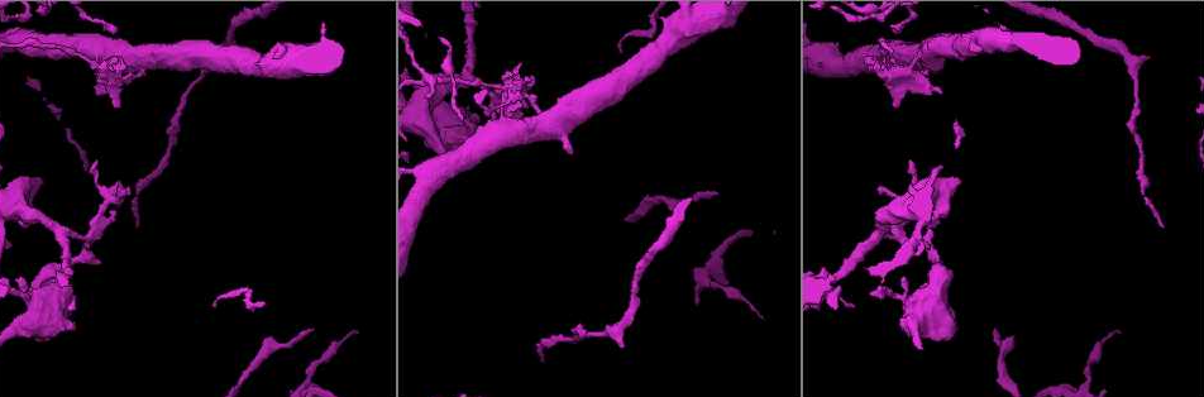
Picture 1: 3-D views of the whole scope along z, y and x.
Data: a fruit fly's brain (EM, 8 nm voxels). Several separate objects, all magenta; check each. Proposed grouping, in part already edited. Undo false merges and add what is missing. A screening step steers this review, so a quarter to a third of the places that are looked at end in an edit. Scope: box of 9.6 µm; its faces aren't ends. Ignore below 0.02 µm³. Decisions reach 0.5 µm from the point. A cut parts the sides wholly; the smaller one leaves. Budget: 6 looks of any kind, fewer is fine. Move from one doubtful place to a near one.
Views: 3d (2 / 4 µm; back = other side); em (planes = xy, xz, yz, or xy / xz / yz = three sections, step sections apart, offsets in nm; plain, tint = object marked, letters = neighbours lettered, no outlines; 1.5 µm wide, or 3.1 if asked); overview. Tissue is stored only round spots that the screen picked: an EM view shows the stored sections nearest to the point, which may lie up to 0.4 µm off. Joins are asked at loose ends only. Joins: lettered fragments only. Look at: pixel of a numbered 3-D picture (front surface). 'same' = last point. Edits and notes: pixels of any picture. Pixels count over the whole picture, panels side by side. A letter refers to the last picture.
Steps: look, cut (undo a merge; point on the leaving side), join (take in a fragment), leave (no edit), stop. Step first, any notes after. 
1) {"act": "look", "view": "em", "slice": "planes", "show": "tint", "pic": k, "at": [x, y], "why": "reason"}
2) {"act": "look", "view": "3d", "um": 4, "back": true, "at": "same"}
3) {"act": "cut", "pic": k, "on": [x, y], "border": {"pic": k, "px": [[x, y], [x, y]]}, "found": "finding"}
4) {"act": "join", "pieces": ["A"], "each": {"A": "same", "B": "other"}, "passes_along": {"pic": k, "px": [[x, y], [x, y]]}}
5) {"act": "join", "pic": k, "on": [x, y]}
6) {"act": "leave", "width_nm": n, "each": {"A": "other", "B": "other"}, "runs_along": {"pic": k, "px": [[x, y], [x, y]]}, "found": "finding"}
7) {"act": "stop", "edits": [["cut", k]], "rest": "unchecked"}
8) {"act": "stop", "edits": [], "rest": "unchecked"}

{"act": "look", "view": "3d", "um": 4, "pic": 1, "at": [721, 289], "why": "a narrow waist"}

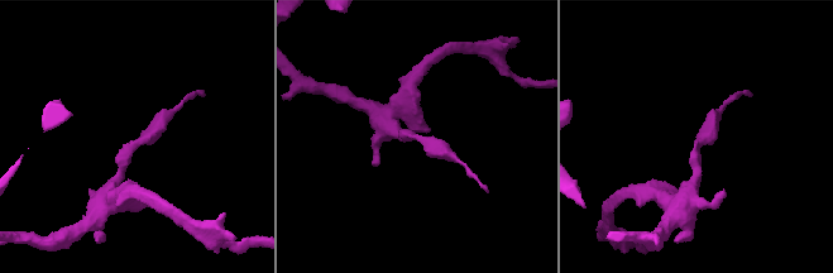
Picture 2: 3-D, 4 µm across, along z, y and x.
{"act": "look", "view": "em", "slice": "planes", "show": "letters", "pic": 2, "at": [697, 144]}

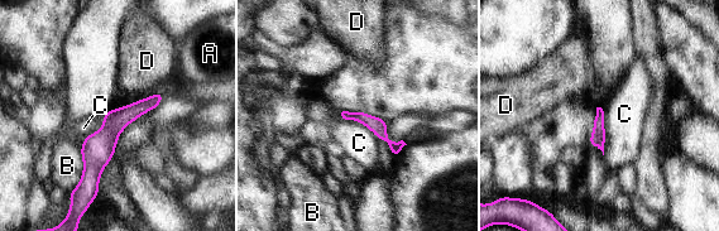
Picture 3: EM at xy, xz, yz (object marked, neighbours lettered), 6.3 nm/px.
{"act": "leave", "width_nm": 100, "each": {"A": "other", "B": "other", "C": "other", "D": "other"}, "found": "continuous, no second neuron"}

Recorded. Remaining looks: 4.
{"act": "look", "view": "em", "slice": "planes", "show": "tint", "pic": 1, "at": [997, 330], "why": "thin end"}

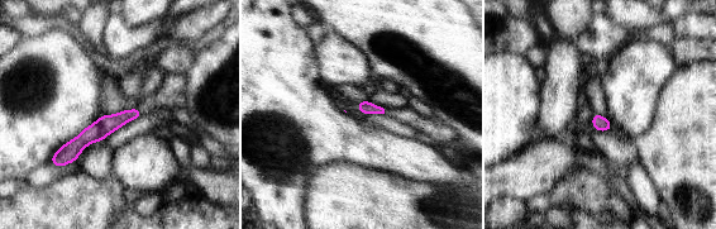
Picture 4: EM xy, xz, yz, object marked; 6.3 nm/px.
{"act": "look", "view": "em", "slice": "planes", "show": "letters", "at": "same", "why": "see the neighbours"}

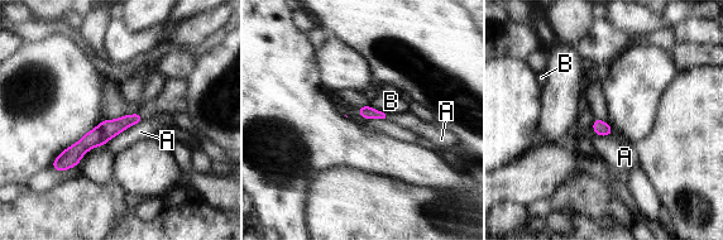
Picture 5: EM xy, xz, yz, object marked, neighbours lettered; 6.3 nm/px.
{"act": "leave", "longest_contact_nm": ["A", 320], "each": {"A": "other", "B": "other"}, "border": {"pic": 5, "px": [[143, 115], [103, 145]]}, "found": "none of them fits"}

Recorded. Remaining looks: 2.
{"act": "look", "view": "3d", "um": 4, "pic": 1, "at": [95, 162], "why": "an open end"}

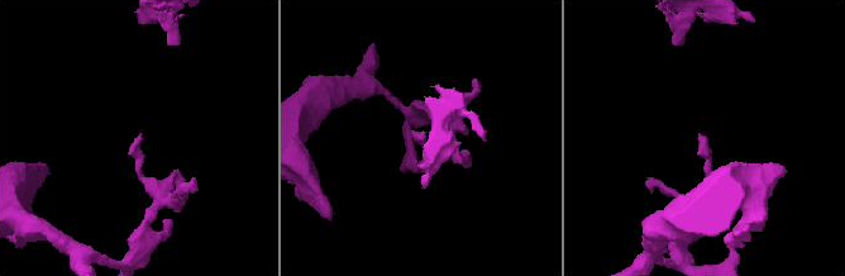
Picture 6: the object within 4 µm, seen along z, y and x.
{"act": "look", "view": "em", "slice": "planes", "show": "letters", "pic": 6, "at": [140, 135]}

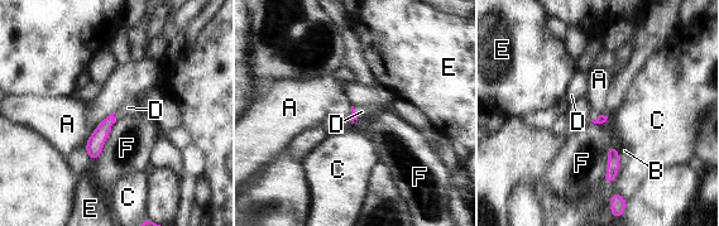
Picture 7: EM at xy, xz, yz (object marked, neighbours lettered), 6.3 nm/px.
{"act": "join", "pieces": ["D"], "each": {"A": "other", "B": "other", "C": "other", "D": "same", "E": "other", "F": "other"}, "passes_along": {"pic": 7, "px": [[94, 145], [113, 116], [128, 107]]}, "found": "it goes on there"}

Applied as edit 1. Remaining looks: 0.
{"act": "stop", "edits": [["join", 7]], "rest": "unchecked"}

